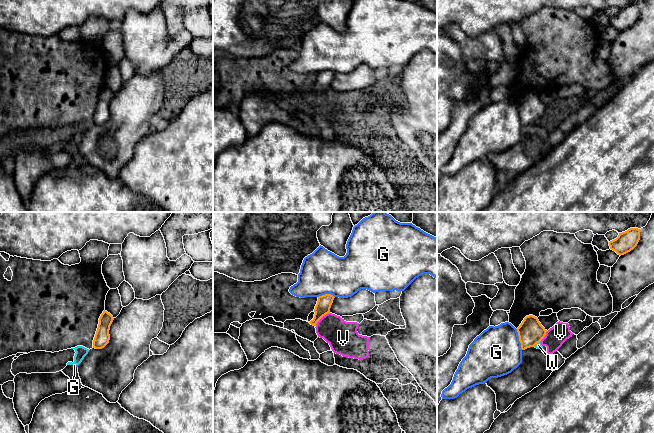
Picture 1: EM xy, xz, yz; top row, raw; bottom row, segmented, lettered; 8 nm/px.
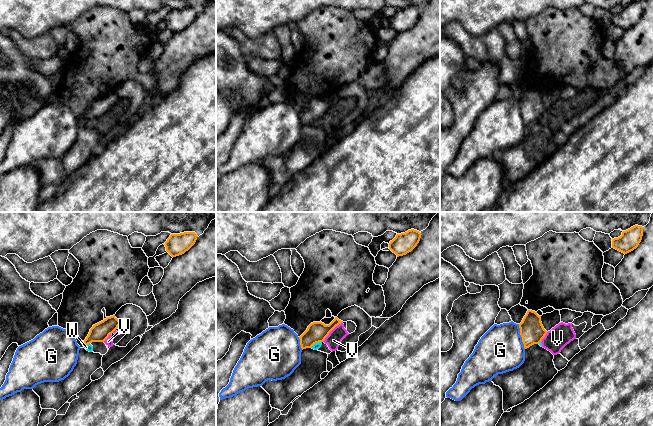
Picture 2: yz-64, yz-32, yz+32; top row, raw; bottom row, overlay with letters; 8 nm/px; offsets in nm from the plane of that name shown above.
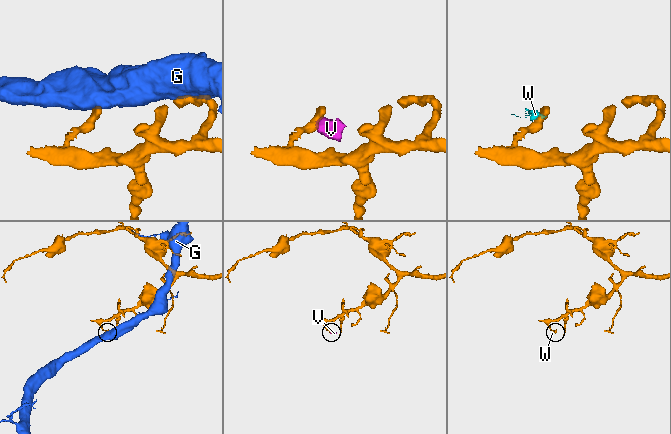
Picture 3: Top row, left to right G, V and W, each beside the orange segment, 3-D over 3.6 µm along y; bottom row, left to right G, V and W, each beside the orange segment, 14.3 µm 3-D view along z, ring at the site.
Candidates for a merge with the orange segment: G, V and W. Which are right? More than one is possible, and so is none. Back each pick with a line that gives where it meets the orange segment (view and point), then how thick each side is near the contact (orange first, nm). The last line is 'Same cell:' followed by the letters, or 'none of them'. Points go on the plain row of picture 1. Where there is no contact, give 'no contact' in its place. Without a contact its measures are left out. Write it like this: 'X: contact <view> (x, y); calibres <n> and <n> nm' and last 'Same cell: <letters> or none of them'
Same cell: none of them

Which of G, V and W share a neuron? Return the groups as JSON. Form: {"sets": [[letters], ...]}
{"sets": [["G"], ["V", "W"]]}

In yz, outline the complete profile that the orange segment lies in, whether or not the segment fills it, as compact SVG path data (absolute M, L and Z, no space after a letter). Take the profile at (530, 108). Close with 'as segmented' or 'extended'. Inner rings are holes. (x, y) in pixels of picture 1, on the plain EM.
M529 91L524 94L517 104L521 125L534 123L545 113L547 106L541 101L538 94Z; as segmented

